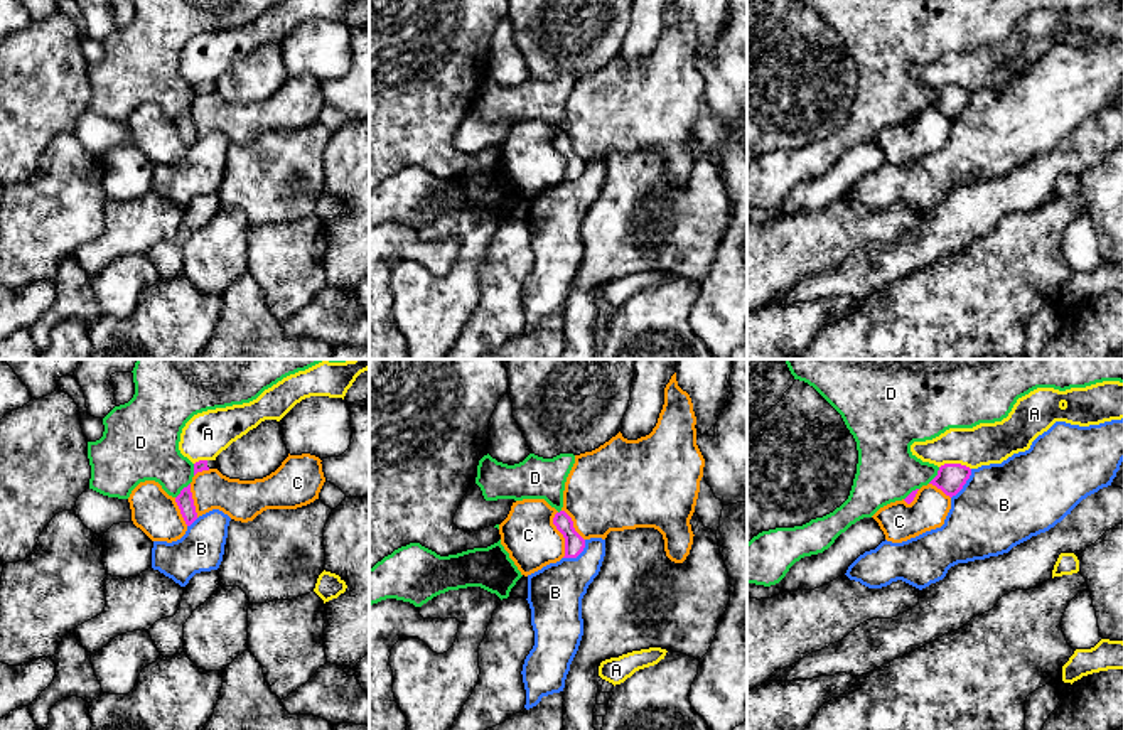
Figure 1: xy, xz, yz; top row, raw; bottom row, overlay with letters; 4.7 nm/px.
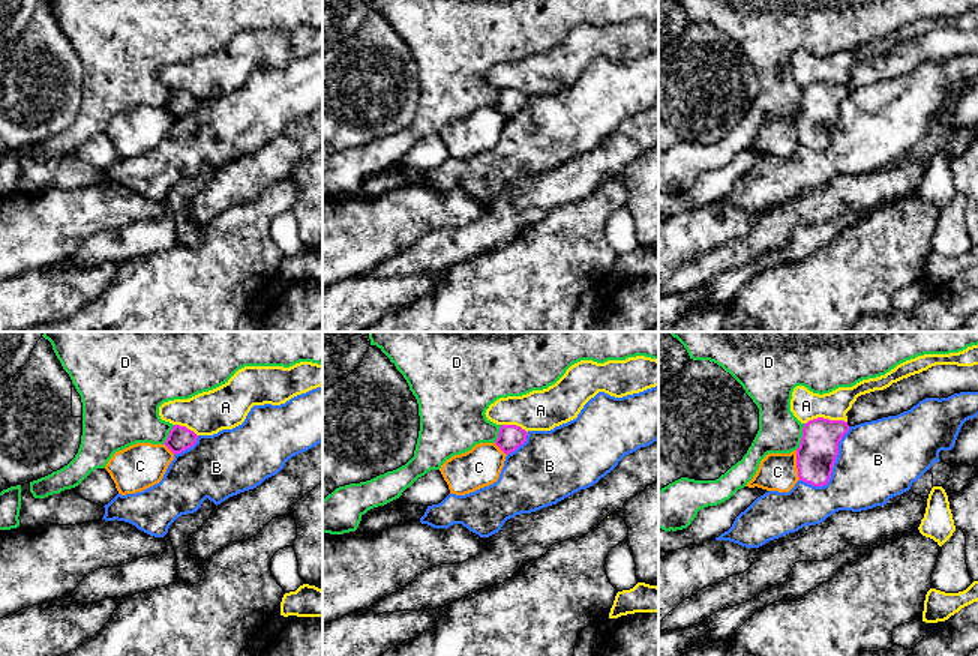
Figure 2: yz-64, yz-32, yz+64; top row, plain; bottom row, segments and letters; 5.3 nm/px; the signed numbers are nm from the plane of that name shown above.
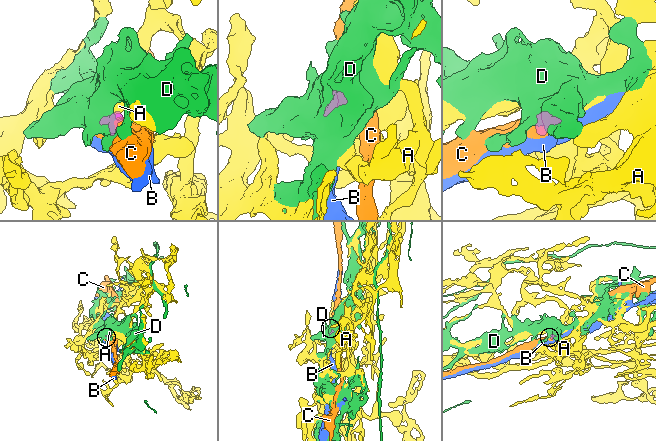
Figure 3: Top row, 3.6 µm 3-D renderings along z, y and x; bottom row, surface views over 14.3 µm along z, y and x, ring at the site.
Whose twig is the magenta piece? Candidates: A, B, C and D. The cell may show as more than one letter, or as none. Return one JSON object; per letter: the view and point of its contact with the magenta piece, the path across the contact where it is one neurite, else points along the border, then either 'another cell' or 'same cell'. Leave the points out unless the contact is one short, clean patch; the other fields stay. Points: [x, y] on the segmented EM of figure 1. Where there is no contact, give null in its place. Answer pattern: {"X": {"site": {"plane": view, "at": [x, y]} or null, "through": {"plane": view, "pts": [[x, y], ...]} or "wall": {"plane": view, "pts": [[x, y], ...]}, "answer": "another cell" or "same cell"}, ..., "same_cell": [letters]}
{"A": {"site": {"plane": "yz", "at": [955, 464]}, "wall": {"plane": "yz", "pts": [[940, 466], [965, 464], [970, 469]]}, "answer": "another cell"}, "B": {"site": {"plane": "xz", "at": [577, 555]}, "answer": "another cell"}, "C": {"site": {"plane": "xz", "at": [562, 533]}, "answer": "another cell"}, "D": {"site": {"plane": "xy", "at": [181, 491]}, "answer": "another cell"}, "same_cell": []}

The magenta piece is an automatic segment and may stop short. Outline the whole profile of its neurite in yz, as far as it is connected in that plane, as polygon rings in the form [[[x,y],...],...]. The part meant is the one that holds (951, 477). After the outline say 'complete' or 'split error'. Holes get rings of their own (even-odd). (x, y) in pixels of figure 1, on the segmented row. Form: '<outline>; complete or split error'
[[[944,464],[938,475],[929,482],[941,489],[946,496],[956,496],[971,475],[971,469],[961,464]]]; complete

